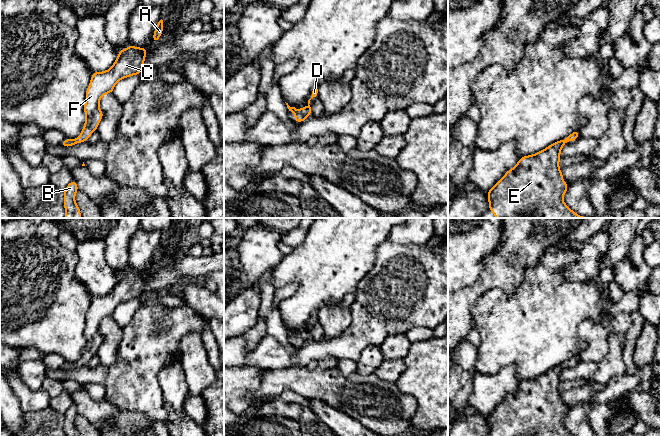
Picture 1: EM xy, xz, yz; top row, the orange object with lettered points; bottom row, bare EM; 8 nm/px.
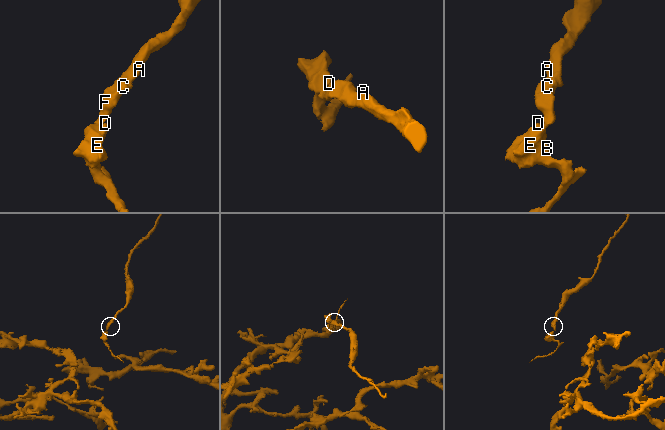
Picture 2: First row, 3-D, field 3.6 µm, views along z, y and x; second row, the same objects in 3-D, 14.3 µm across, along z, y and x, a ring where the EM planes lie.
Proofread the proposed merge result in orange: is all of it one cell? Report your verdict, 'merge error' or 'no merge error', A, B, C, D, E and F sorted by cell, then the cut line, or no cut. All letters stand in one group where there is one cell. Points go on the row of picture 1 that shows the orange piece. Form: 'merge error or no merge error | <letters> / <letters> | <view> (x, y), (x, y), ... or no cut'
no merge error | A B C D E F | no cut

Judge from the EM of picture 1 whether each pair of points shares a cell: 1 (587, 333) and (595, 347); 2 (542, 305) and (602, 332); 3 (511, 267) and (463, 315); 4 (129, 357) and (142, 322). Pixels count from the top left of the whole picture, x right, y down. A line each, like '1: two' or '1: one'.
1: one
2: two
3: one
4: one

